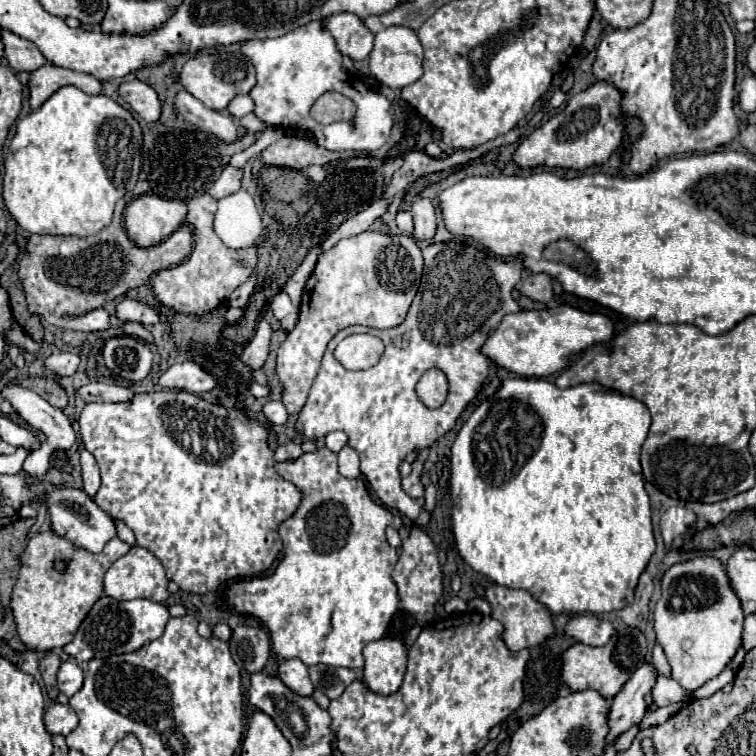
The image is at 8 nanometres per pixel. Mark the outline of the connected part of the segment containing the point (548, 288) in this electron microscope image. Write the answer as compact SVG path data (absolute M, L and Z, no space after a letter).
M530 273L524 277L522 281L522 287L520 291L534 299L534 301L542 301L542 303L548 303L552 299L552 279L544 273Z

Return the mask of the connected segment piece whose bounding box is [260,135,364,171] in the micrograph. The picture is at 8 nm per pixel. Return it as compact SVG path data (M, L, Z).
M284 135L282 139L278 139L276 143L272 143L270 147L266 147L260 153L260 157L262 157L262 161L266 165L290 167L290 169L298 169L298 171L302 171L302 169L306 169L310 165L326 165L326 163L330 163L334 159L350 159L350 157L356 157L356 155L364 155L364 153L356 153L356 151L328 151L324 147L314 145L312 141L308 141L304 137L288 137L288 135Z

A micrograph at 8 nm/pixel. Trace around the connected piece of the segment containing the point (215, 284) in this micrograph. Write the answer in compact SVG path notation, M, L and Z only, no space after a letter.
M208 193L190 199L188 213L186 213L186 225L194 233L194 247L188 259L184 259L180 265L174 265L170 269L162 269L152 275L150 283L154 289L154 297L168 305L174 311L180 313L208 313L216 309L220 303L228 299L228 295L240 287L254 271L258 263L258 245L246 247L240 251L232 251L230 247L224 247L222 239L214 233L212 221L216 213L216 199L212 199Z

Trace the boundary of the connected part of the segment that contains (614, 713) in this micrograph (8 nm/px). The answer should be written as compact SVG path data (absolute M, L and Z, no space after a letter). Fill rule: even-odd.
M644 661L632 673L628 683L624 683L624 687L618 691L616 699L612 699L612 707L610 707L610 715L608 715L608 727L610 727L608 743L614 741L616 737L620 737L632 725L642 721L642 717L646 713L644 697L652 691L656 677L658 677L658 673L656 673L654 665Z

